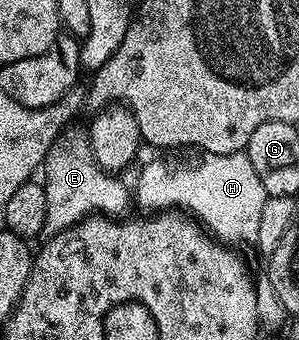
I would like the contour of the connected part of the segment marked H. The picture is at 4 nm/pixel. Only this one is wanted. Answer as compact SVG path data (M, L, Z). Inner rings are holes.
M245 151L230 154L204 154L200 160L186 164L169 164L166 160L152 160L140 172L134 198L144 212L168 212L175 208L196 219L217 242L237 244L236 242L255 243L258 224L262 221L262 204L268 195L265 185L250 163Z

